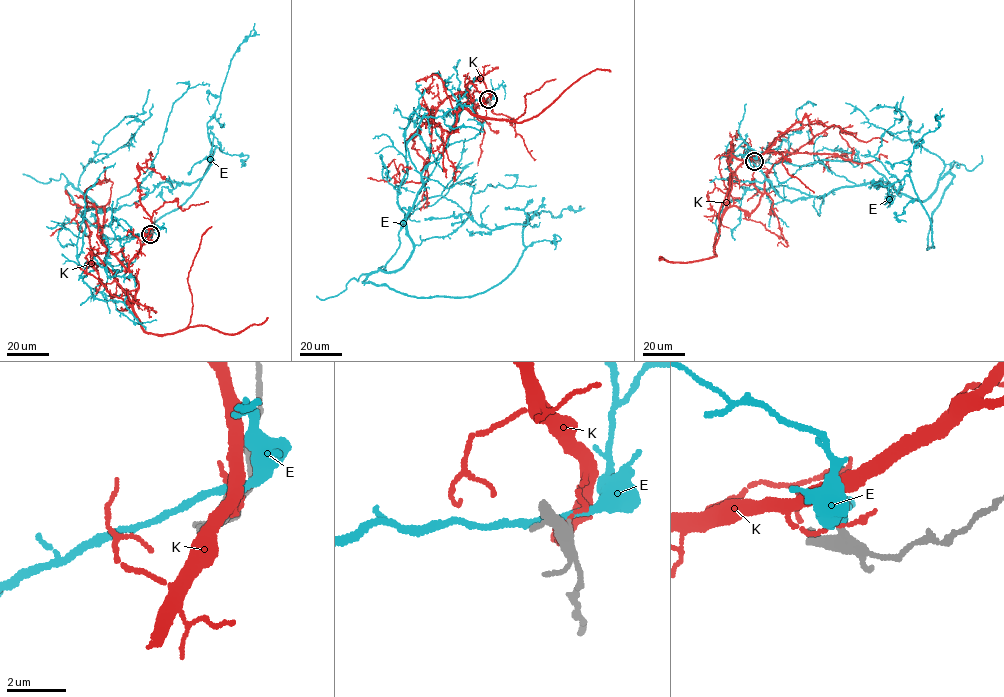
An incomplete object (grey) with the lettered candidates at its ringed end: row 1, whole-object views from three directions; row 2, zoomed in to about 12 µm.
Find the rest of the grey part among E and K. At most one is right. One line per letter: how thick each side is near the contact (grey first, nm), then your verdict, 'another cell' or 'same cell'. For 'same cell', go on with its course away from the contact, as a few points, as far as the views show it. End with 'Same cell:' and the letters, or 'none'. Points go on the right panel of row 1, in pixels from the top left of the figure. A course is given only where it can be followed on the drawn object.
E: 380/240 nm | another cell
K: 380/110 nm | another cell
Same cell: none

